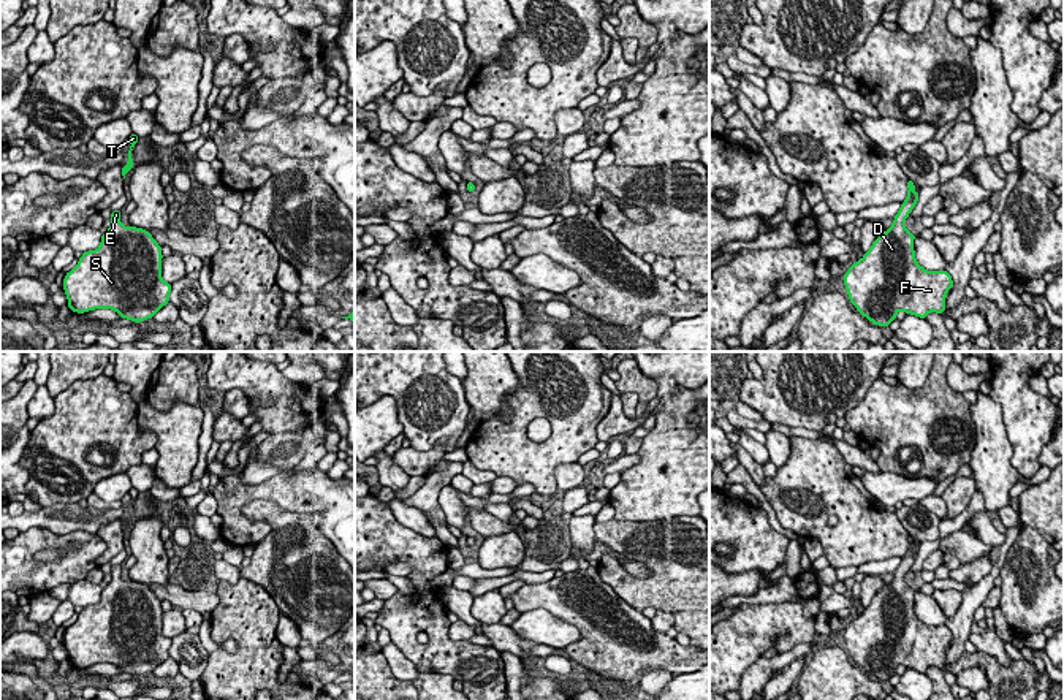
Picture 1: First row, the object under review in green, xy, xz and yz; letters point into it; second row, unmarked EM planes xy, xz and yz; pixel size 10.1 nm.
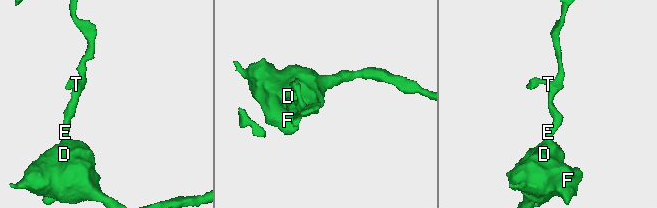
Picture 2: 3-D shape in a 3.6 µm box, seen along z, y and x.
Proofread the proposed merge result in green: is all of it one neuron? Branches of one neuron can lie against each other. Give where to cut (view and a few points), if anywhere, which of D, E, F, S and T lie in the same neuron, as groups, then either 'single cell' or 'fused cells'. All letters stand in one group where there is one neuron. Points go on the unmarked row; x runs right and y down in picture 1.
no cut | D E F S T | single cell

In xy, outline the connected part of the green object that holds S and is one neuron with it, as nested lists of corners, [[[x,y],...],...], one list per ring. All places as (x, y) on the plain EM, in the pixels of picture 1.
[[[120,564],[111,567],[111,581],[101,591],[97,605],[84,607],[74,624],[65,629],[63,645],[68,662],[84,668],[93,664],[112,664],[120,673],[139,678],[152,673],[169,657],[171,638],[162,633],[162,602],[149,586],[120,578]]]

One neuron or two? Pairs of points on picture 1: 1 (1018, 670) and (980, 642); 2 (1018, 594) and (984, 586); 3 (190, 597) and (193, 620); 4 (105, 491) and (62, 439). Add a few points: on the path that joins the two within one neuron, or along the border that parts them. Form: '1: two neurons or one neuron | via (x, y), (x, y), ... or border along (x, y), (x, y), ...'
1: two neurons | border along (977, 650), (991, 654), (1001, 664), (1012, 662)
2: two neurons | border along (1004, 566), (998, 575)
3: two neurons | border along (182, 608), (192, 608), (200, 613)
4: two neurons | border along (124, 472), (103, 477), (92, 491)

